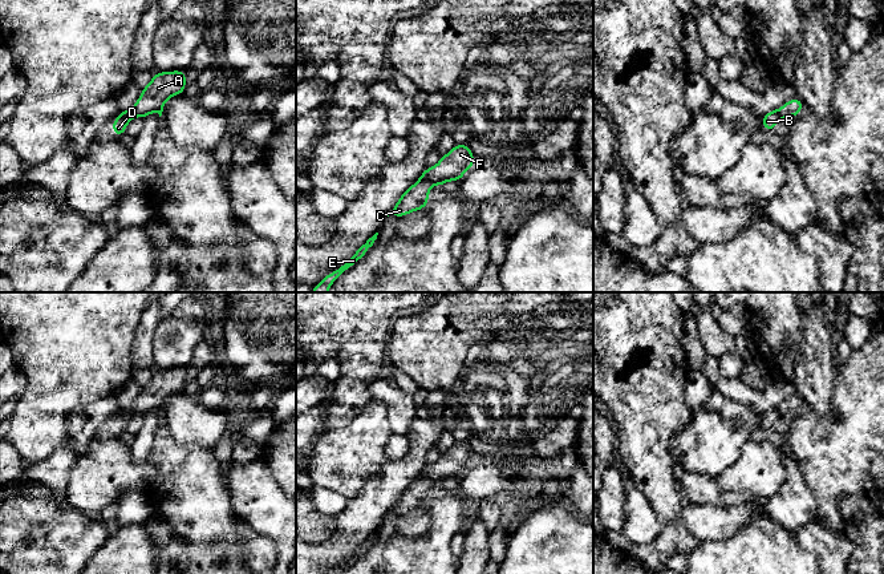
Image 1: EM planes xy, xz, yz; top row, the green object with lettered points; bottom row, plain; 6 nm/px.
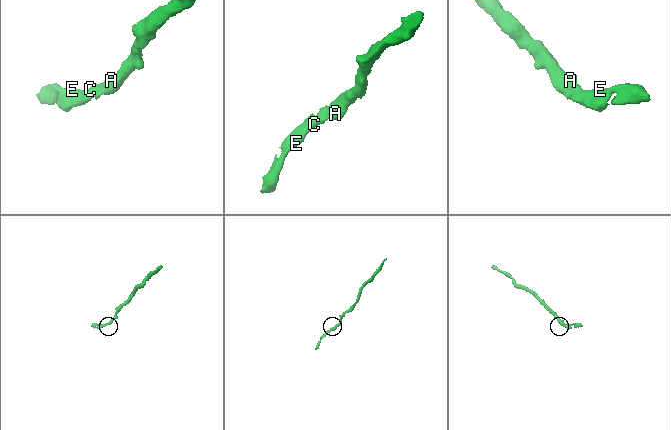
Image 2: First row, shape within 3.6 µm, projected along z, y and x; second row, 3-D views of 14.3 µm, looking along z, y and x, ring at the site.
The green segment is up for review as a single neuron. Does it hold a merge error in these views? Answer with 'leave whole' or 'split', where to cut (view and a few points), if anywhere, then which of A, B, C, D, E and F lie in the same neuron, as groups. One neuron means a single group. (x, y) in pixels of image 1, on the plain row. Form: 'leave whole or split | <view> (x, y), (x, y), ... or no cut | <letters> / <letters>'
leave whole | no cut | A B C D E F

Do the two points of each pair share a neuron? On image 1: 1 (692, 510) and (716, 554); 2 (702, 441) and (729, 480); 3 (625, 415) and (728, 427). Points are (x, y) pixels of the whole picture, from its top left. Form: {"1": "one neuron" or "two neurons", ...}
{"1": "two neurons", "2": "two neurons", "3": "two neurons"}

